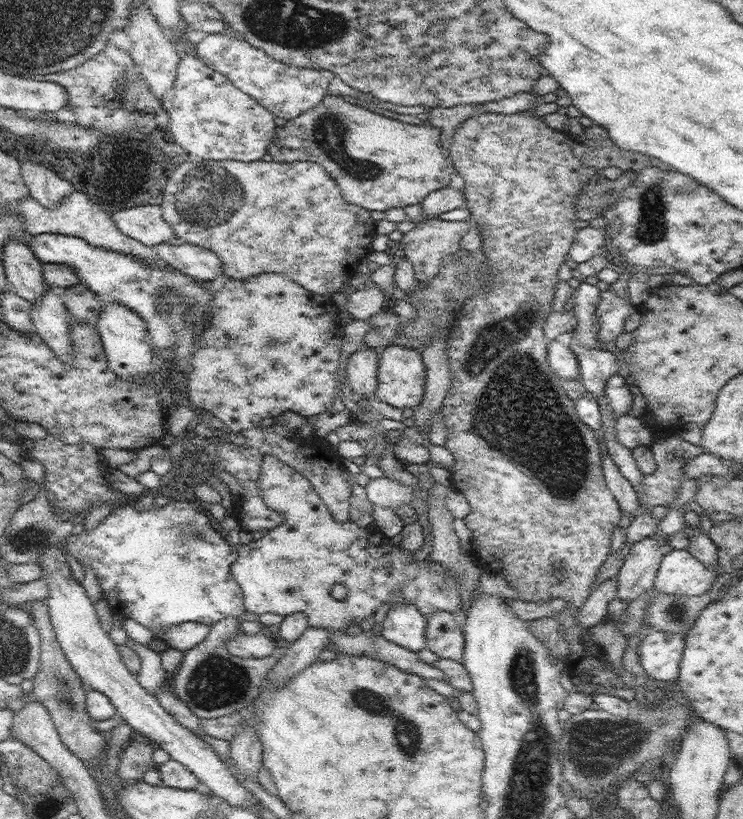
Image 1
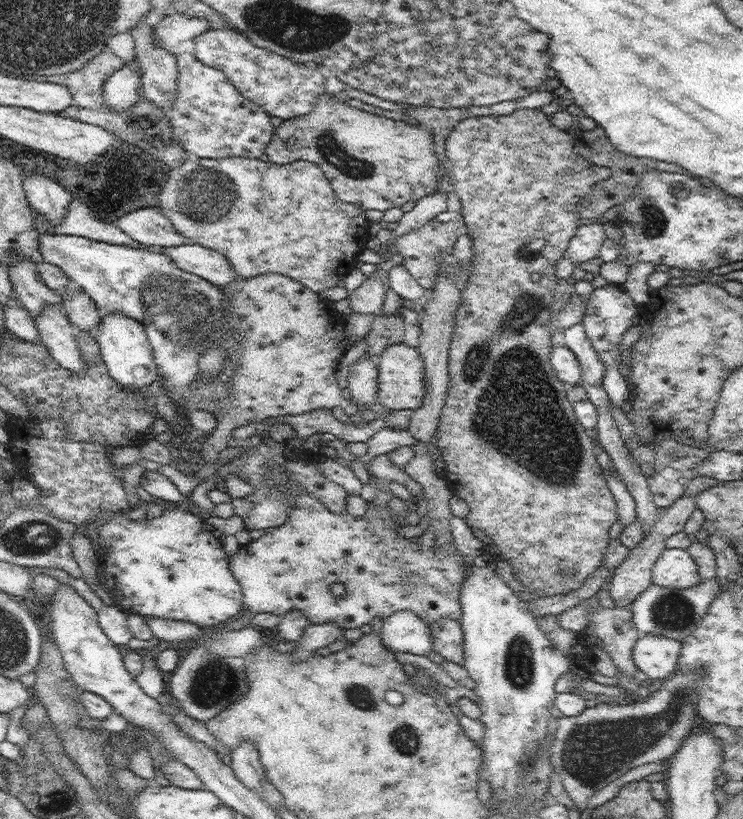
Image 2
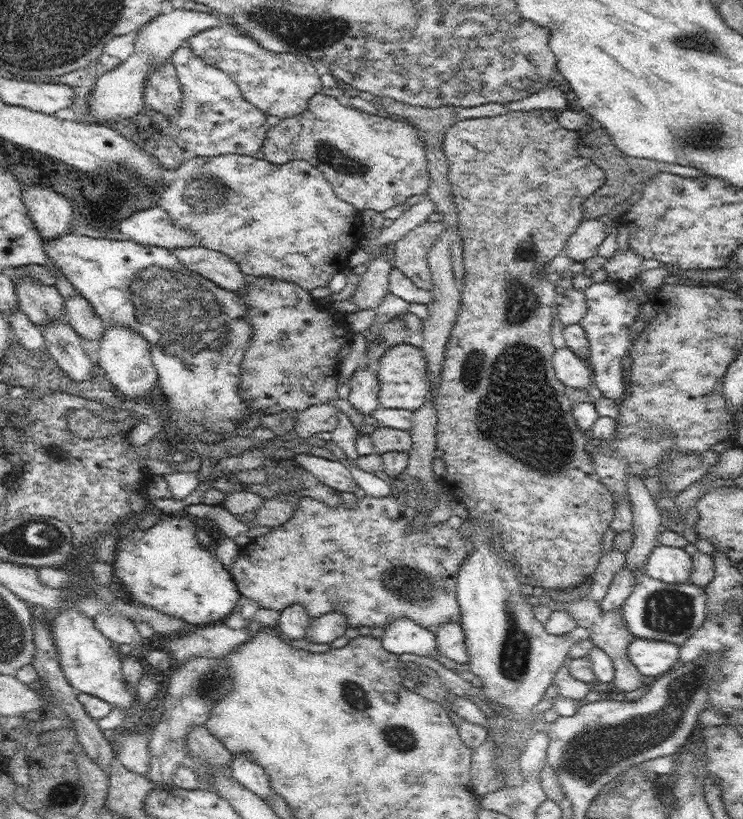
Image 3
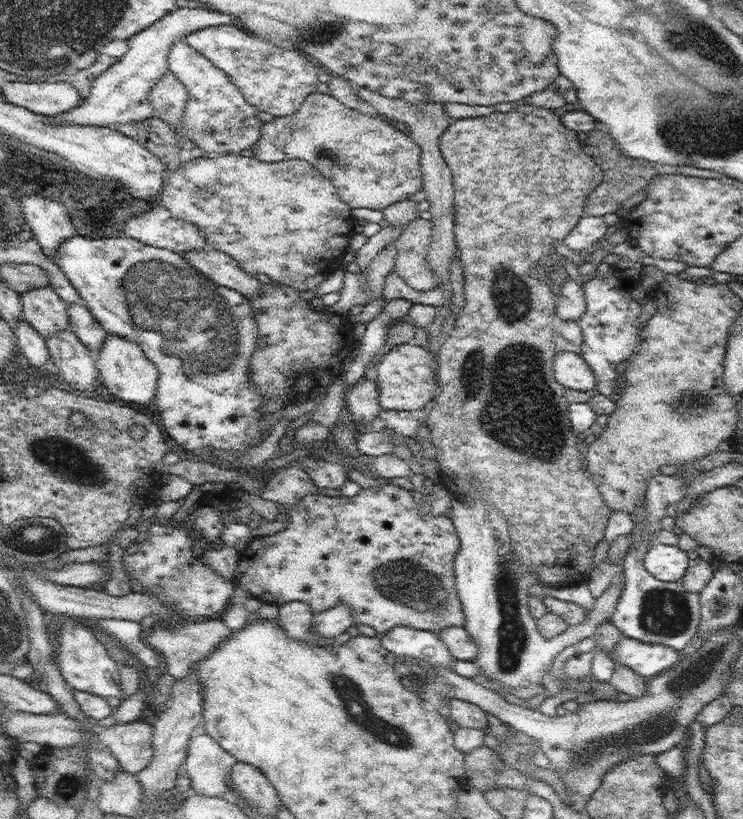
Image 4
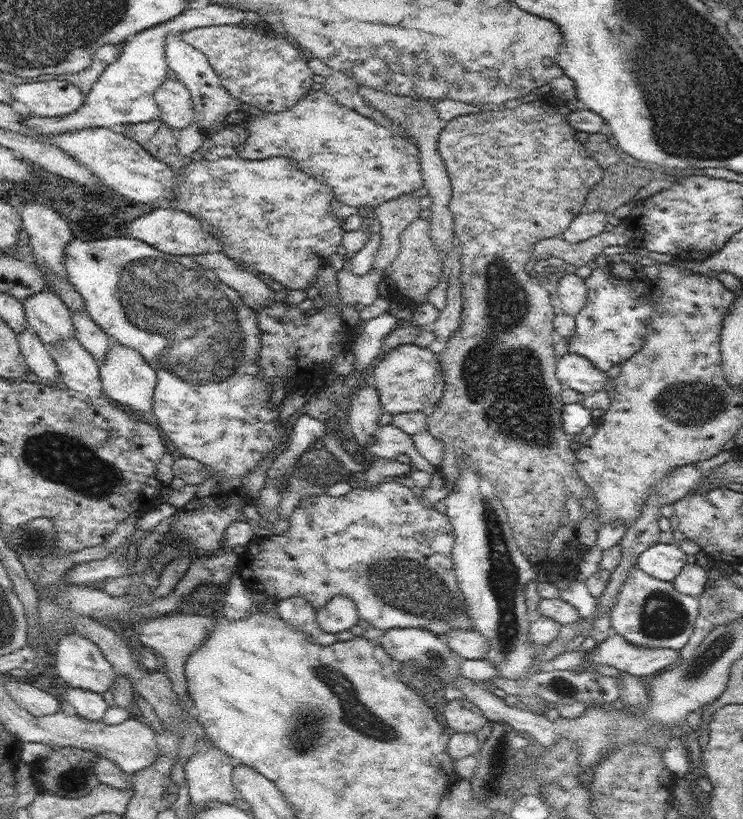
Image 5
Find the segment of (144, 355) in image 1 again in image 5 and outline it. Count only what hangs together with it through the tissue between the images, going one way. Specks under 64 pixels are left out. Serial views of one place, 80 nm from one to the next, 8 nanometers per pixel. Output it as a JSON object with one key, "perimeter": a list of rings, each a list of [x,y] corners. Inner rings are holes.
{"perimeter":[[[113,342],[106,358],[99,366],[99,377],[101,378],[104,399],[110,399],[120,406],[125,406],[142,418],[150,418],[153,392],[157,385],[157,372],[137,350]]]}

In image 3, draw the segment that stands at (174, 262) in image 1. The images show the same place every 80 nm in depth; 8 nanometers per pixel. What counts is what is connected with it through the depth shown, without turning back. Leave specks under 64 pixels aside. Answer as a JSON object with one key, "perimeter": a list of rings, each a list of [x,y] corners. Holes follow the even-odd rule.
{"perimeter":[[[200,244],[172,250],[186,269],[202,275],[226,290],[243,289],[248,283],[236,262],[227,254],[212,250]]]}

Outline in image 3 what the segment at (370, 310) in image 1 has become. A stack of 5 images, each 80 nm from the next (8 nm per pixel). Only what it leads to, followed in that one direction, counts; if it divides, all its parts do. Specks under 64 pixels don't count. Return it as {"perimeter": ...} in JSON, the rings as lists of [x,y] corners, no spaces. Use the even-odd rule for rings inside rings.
{"perimeter":[[[371,258],[367,271],[360,277],[355,293],[351,298],[359,310],[378,308],[389,293],[389,274],[394,266],[384,259]]]}

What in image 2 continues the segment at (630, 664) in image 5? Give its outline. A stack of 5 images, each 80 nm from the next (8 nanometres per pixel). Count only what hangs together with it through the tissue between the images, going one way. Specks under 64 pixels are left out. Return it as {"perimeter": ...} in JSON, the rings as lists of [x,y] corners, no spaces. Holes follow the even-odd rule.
{"perimeter":[[[644,634],[635,642],[632,658],[641,677],[670,679],[678,672],[679,640]]]}

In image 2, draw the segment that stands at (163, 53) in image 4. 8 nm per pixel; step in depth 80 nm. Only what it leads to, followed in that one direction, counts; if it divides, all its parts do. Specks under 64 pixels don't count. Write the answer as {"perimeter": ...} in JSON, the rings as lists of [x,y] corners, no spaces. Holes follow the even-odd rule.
{"perimeter":[[[179,12],[164,16],[154,28],[154,40],[162,48],[174,52],[176,46],[187,40],[194,40],[196,36],[210,28],[211,21],[198,16],[186,16]],[[131,63],[113,72],[103,84],[103,101],[110,110],[126,112],[137,103],[139,88],[141,86],[141,75],[136,74]]]}

